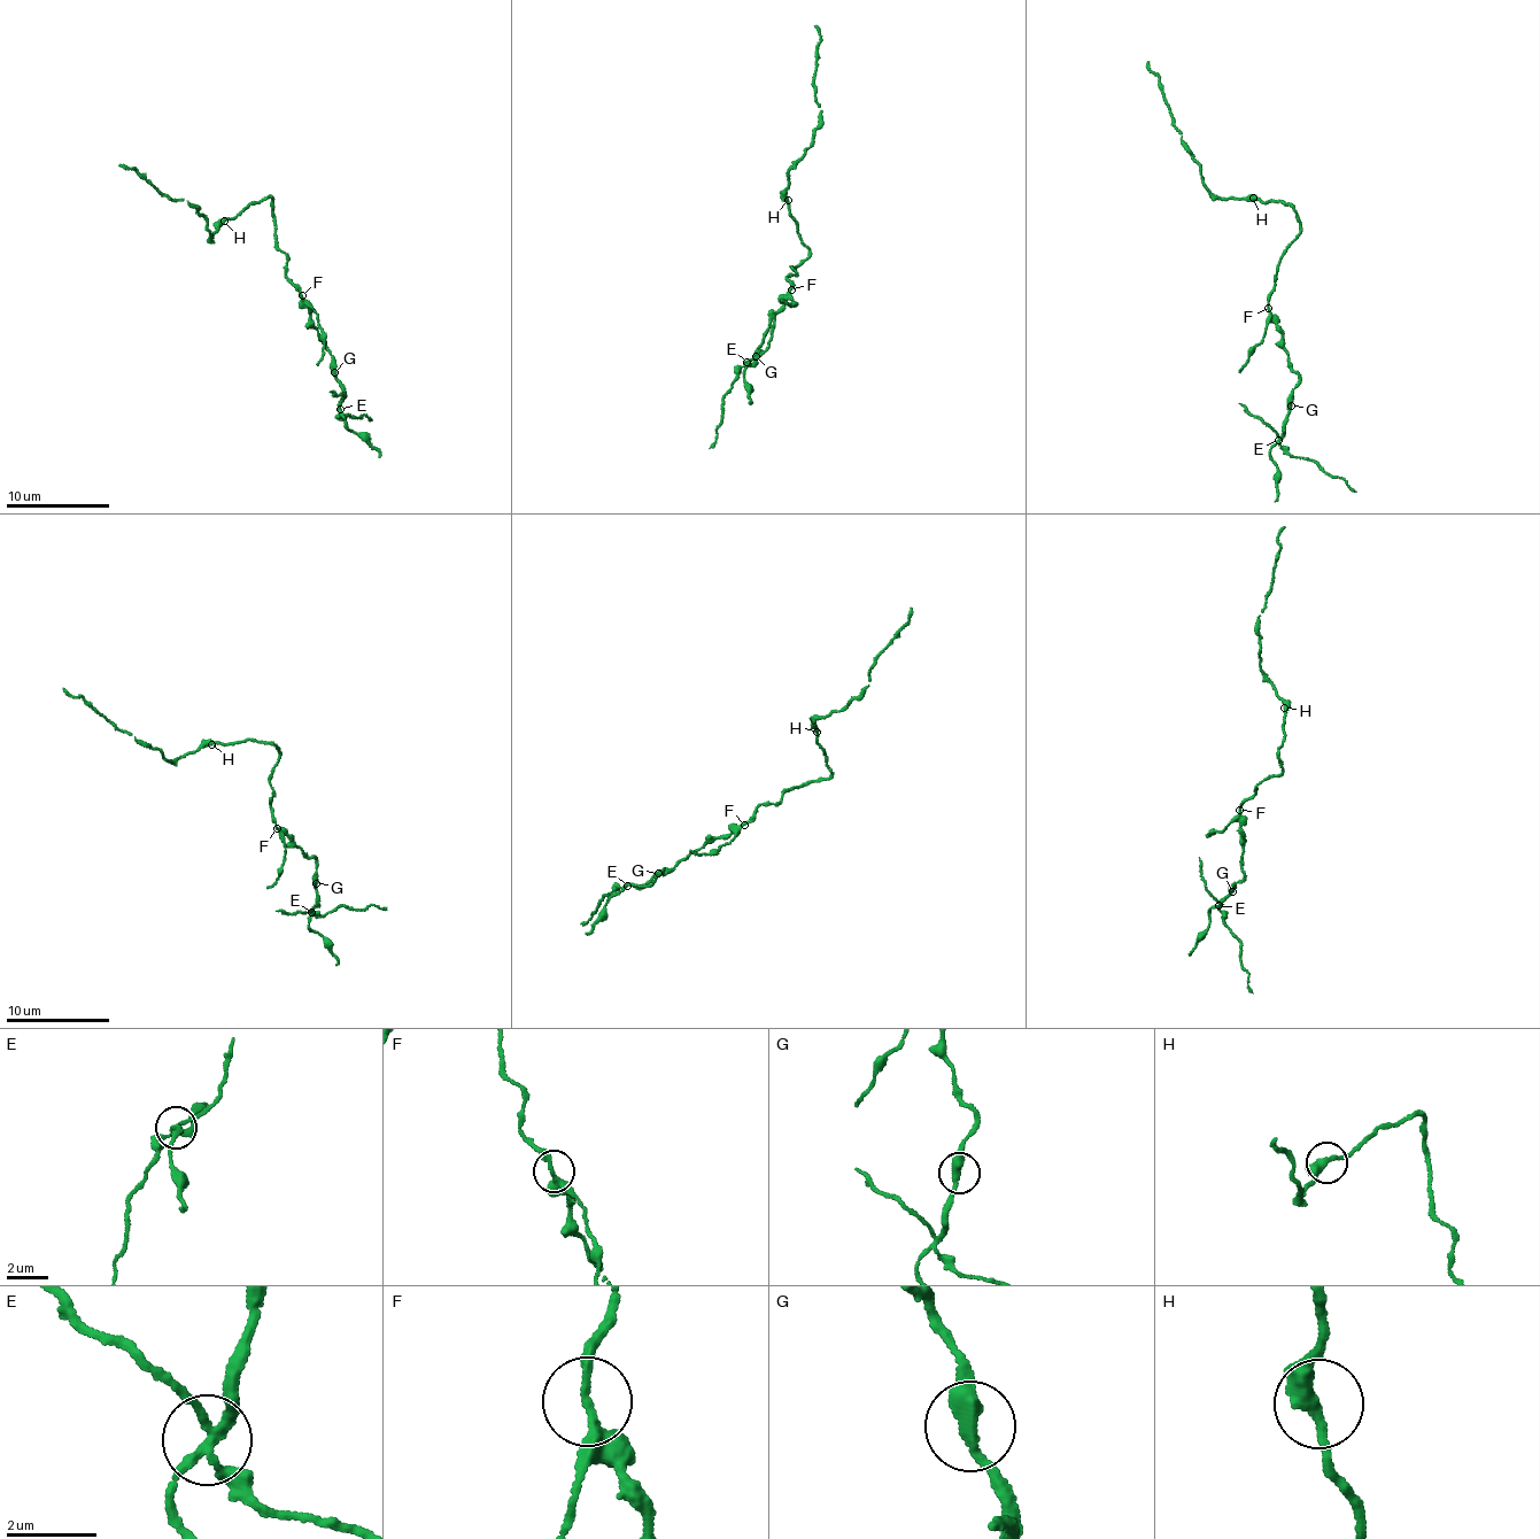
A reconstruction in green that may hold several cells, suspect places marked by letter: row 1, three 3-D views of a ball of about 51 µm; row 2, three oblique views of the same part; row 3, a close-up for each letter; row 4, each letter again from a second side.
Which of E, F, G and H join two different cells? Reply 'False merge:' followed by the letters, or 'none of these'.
False merge: E, F

